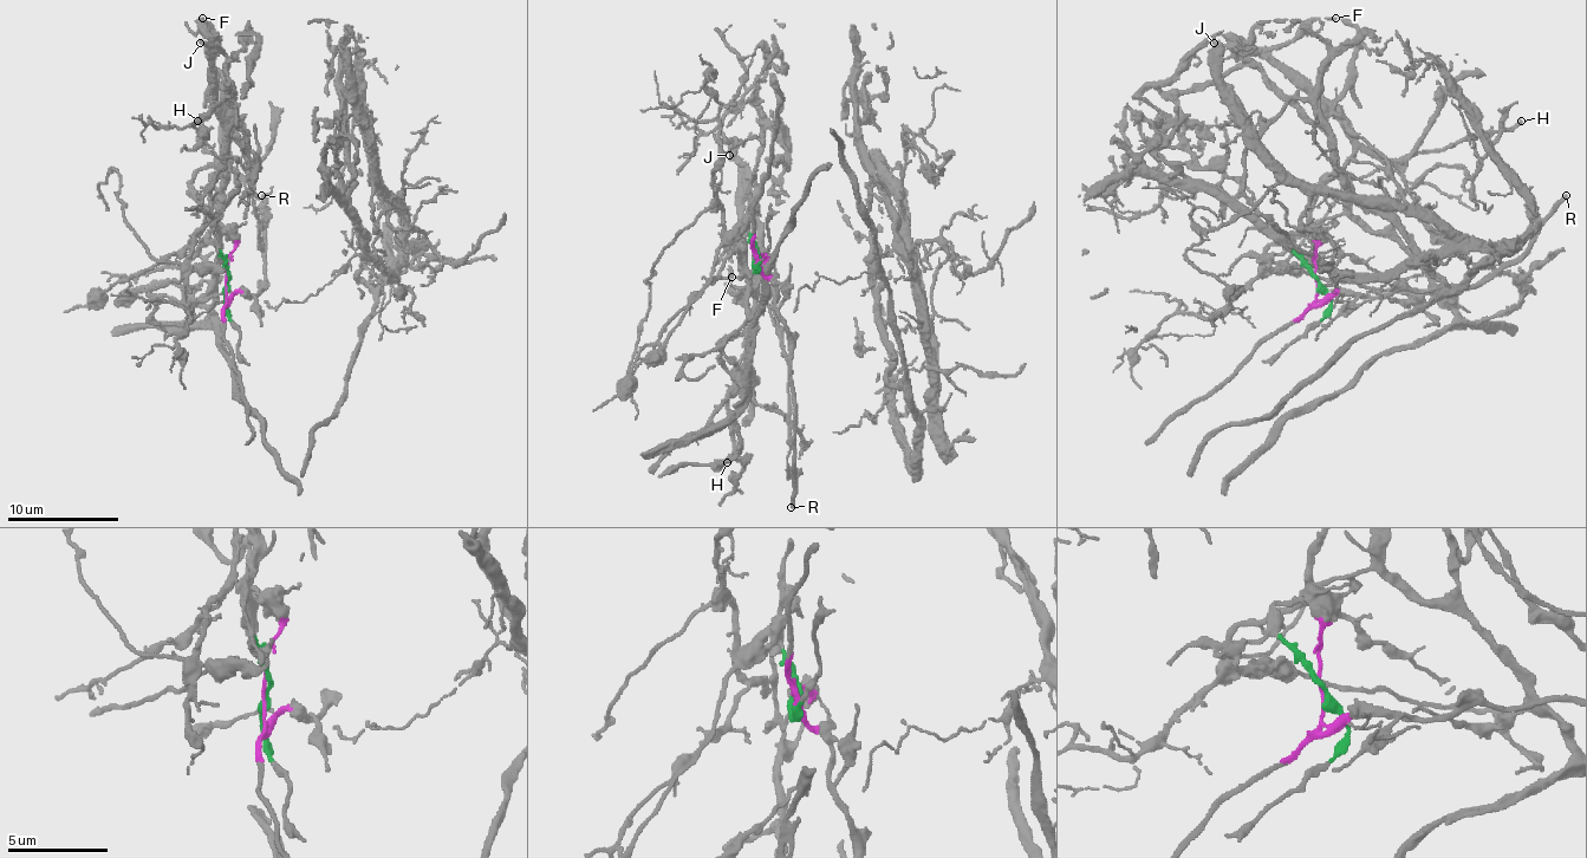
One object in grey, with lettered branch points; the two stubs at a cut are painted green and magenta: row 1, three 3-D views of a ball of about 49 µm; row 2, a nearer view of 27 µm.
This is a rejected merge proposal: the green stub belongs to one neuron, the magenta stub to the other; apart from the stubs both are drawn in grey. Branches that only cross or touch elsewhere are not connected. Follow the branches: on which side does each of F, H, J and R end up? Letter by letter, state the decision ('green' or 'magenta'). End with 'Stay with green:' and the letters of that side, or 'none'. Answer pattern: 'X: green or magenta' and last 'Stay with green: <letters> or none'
F: green
H: green
J: green
R: magenta
Stay with green: F, H, J

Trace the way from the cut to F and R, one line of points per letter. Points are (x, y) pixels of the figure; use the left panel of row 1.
F: (225, 284), (227, 258), (219, 249), (210, 200), (227, 153), (227, 122), (214, 102), (210, 38), (202, 19)
R: (225, 284), (227, 300), (239, 292), (249, 297), (264, 286), (261, 194)

